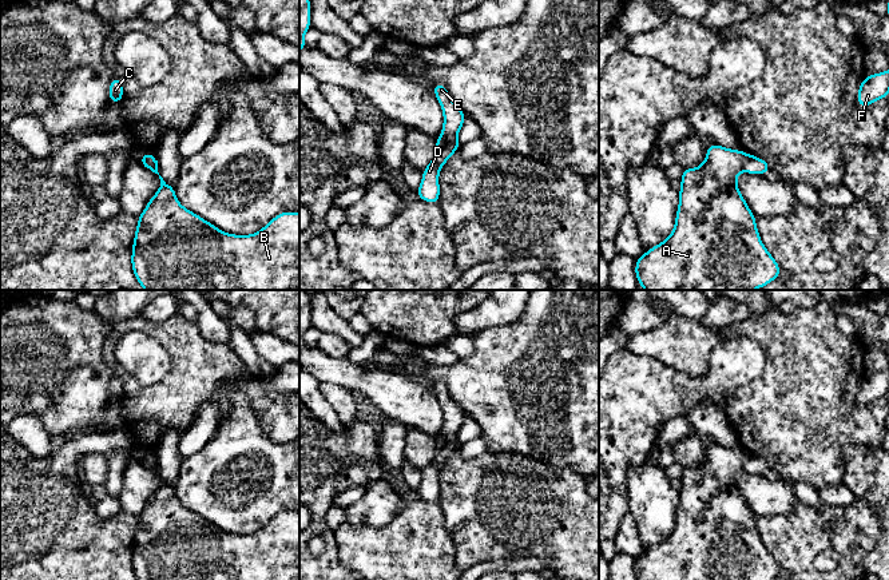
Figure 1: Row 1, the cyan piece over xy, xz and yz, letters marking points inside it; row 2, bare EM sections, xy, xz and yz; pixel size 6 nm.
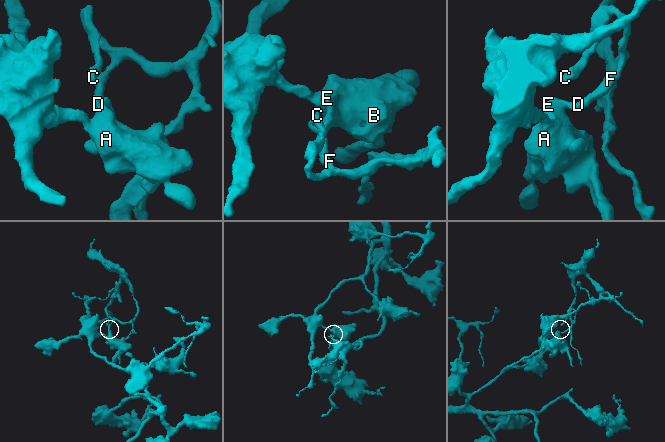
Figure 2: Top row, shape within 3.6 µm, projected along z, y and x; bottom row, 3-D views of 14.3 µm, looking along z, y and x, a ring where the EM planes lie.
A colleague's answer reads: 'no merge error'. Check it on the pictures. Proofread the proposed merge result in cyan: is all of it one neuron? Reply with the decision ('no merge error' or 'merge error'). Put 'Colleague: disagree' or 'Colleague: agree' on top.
Colleague: disagree
merge error

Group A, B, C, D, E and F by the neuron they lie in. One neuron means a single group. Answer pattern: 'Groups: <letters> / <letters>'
Groups: A B E / C D F

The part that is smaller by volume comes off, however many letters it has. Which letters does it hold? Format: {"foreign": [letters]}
{"foreign": ["C", "D", "F"]}

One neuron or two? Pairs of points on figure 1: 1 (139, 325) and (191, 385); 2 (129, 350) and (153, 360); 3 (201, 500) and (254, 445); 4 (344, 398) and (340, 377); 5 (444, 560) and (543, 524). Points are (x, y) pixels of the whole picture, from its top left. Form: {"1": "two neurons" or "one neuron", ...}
{"1": "one neuron", "2": "one neuron", "3": "one neuron", "4": "two neurons", "5": "two neurons"}

